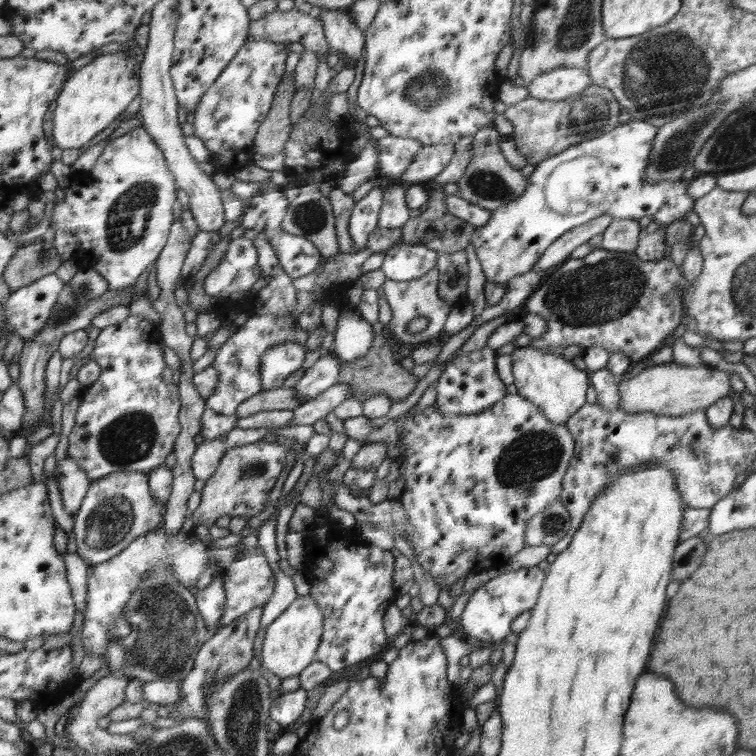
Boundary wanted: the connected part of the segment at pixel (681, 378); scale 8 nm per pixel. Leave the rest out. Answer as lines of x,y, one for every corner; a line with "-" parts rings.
675,362
653,365
642,370
638,376
619,384
619,411
632,413
654,413
659,415
683,415
693,410
708,408
722,397
728,397
734,388
732,374
710,368
706,364
698,367
679,365

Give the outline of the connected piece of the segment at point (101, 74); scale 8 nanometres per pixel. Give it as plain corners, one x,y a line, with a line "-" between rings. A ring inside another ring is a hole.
123,52
98,55
84,67
74,70
56,99
52,118
55,145
62,150
84,146
128,108
138,96
138,90
141,90
141,80
138,80
138,73
128,70

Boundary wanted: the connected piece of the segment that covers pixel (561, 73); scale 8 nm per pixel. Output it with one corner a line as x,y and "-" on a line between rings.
563,66
540,74
525,86
532,98
563,101
582,93
592,82
587,68

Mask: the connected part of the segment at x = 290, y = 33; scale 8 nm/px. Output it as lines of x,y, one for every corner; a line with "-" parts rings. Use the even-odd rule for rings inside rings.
278,10
251,21
246,42
252,40
271,40
272,42
301,42
306,49
314,51
318,58
326,60
329,54
336,53
329,48
323,22
312,14
297,10
280,12

